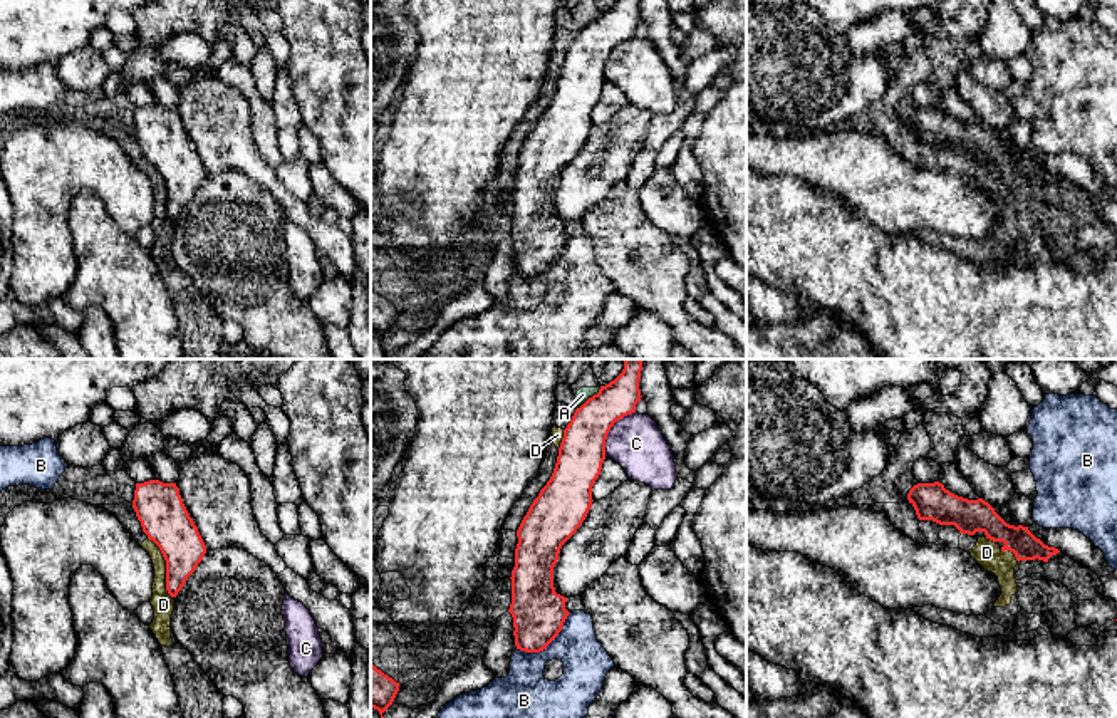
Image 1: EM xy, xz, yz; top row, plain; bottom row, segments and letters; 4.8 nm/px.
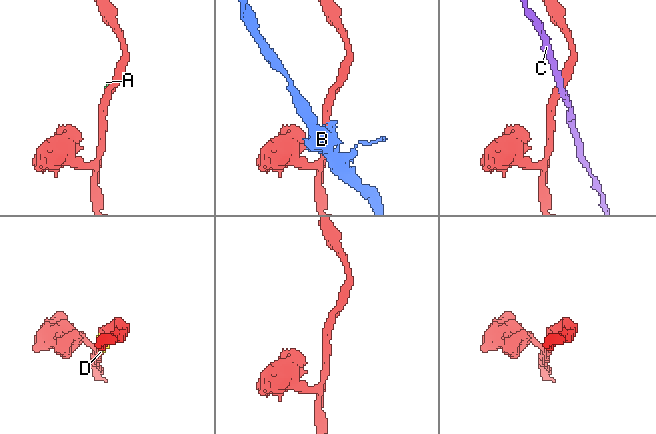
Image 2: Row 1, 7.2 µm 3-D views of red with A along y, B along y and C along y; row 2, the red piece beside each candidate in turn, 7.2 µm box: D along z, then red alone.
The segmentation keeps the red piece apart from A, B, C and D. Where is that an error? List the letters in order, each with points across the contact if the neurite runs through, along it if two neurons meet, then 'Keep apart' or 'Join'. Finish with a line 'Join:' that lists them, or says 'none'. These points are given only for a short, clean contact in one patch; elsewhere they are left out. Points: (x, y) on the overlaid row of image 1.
A: Boundary: xz (601, 386), (576, 410). Keep apart
B: Keep apart
C: Keep apart
D: Keep apart
Join: none

